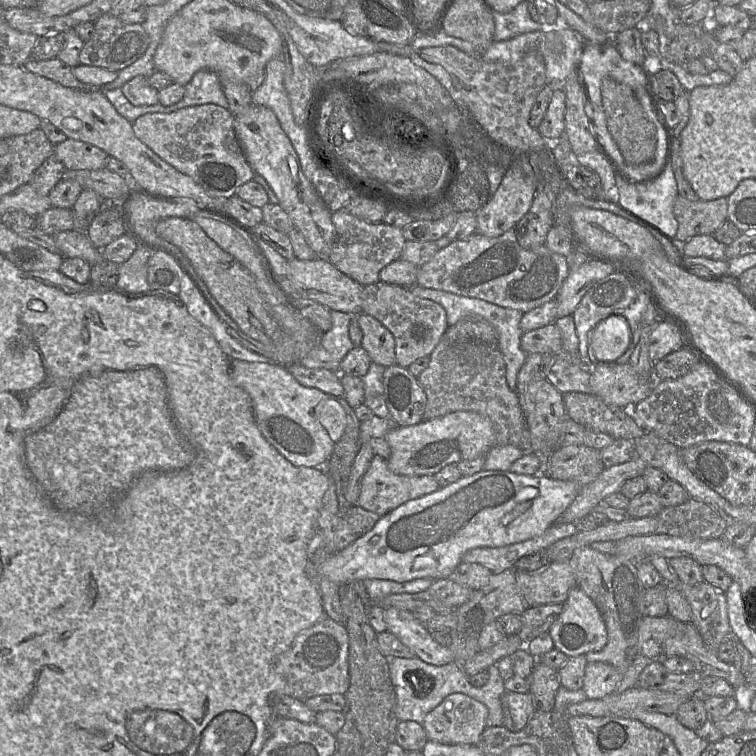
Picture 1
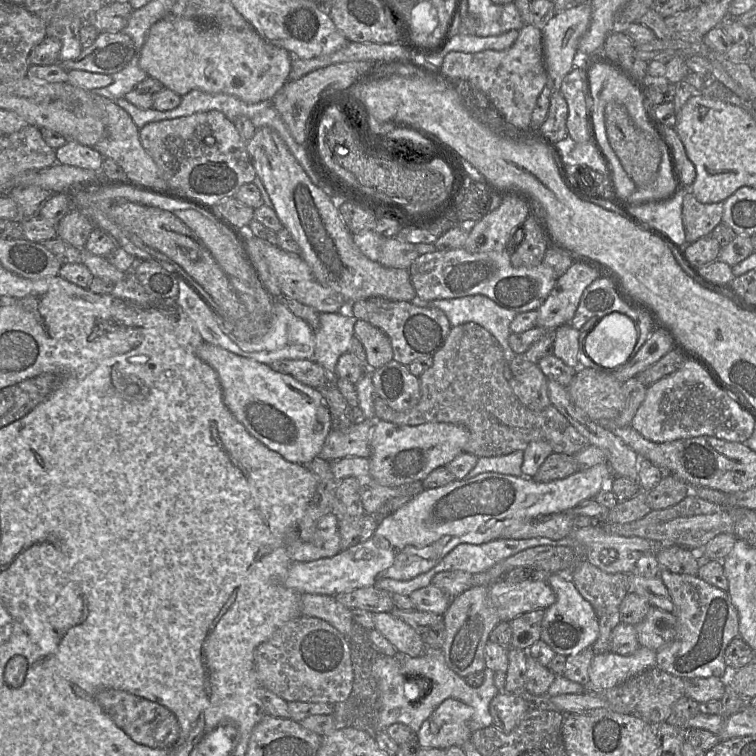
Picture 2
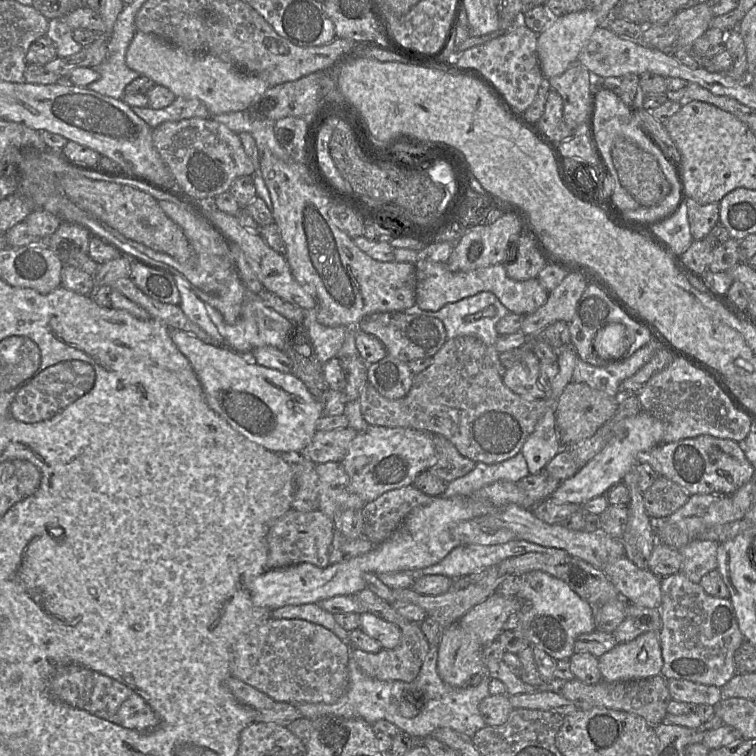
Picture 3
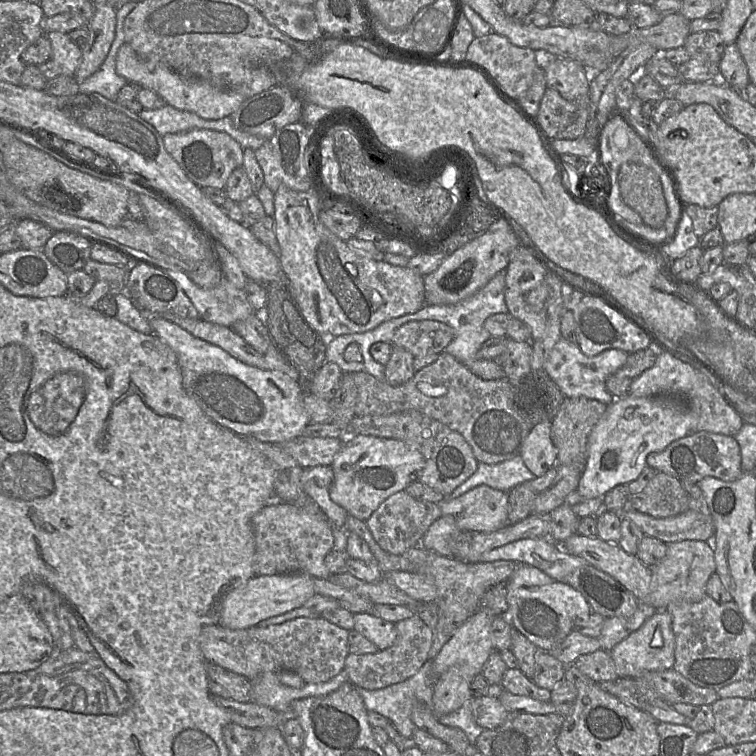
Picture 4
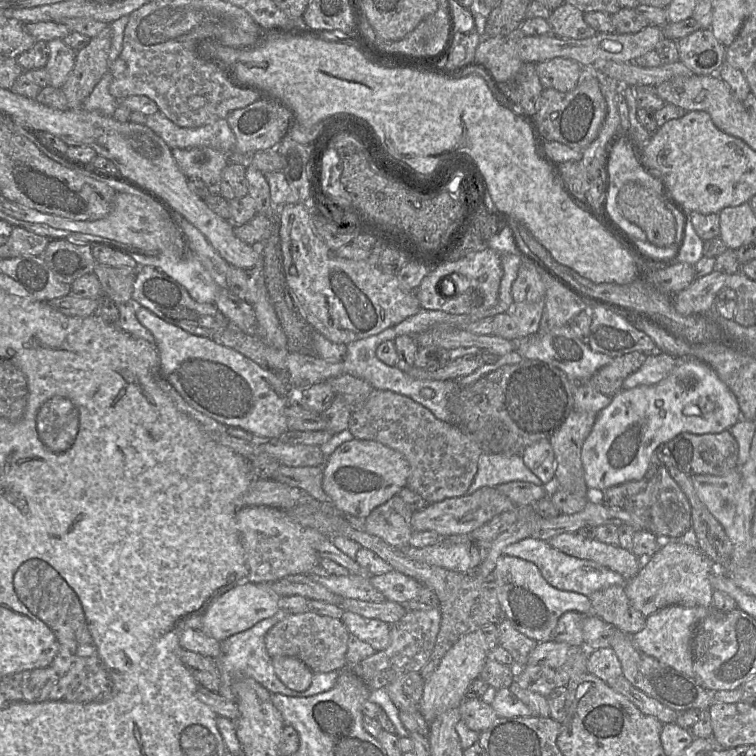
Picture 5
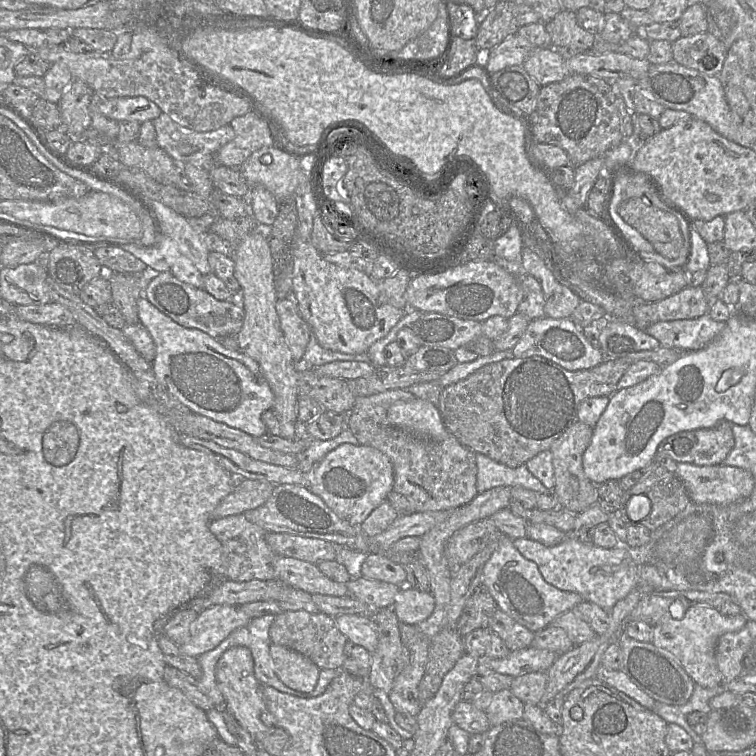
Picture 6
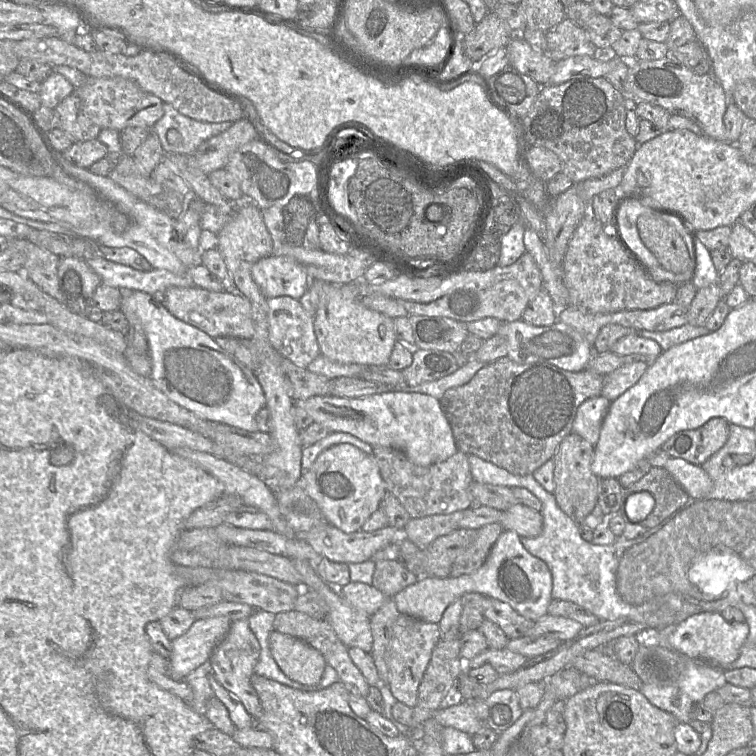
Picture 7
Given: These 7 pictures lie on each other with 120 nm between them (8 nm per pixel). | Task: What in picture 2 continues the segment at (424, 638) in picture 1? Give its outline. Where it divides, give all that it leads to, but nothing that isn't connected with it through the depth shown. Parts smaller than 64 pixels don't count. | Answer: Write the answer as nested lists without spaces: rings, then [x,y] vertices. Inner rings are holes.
[[[391,612],[373,613],[378,630],[401,654],[418,657],[426,650],[422,635]]]

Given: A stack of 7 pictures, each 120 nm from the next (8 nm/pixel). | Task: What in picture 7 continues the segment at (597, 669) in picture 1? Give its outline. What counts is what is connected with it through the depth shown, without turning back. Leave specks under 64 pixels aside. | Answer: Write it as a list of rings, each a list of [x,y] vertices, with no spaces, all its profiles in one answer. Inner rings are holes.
[[[701,612],[680,622],[669,636],[668,644],[686,658],[705,661],[726,671],[729,670],[728,666],[738,659],[748,635],[749,626],[746,622],[730,624],[720,613]]]

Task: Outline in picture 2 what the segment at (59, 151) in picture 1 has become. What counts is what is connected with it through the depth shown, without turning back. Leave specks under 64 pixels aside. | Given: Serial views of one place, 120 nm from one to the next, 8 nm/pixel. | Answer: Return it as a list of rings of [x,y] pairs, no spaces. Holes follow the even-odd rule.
[[[68,140],[66,144],[55,150],[58,163],[76,166],[83,169],[101,171],[104,157],[93,147]]]

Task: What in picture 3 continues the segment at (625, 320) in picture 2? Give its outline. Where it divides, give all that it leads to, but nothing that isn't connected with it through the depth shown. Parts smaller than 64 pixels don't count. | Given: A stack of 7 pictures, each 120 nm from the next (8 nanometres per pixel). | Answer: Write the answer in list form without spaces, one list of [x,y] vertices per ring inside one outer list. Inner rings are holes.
[[[609,323],[595,335],[593,348],[597,355],[607,361],[617,361],[629,348],[626,328],[621,323]]]

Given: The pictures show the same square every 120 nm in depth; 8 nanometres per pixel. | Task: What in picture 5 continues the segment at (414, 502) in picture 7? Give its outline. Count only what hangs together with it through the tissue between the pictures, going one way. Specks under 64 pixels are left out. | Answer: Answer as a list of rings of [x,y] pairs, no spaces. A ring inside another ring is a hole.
[[[374,389],[362,408],[351,413],[348,430],[356,439],[376,441],[400,452],[410,466],[406,487],[429,504],[466,495],[483,452],[456,424],[438,419],[418,402],[389,390]]]

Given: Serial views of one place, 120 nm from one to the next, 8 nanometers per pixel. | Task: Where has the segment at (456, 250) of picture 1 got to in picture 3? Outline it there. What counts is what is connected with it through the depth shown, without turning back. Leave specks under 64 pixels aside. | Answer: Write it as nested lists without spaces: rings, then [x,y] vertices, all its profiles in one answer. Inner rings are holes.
[[[418,260],[416,269],[416,306],[422,310],[437,311],[449,303],[473,296],[481,291],[495,294],[510,312],[527,315],[535,312],[548,299],[548,292],[538,278],[518,281],[510,278],[504,264],[496,264],[470,271],[454,272],[446,263]]]

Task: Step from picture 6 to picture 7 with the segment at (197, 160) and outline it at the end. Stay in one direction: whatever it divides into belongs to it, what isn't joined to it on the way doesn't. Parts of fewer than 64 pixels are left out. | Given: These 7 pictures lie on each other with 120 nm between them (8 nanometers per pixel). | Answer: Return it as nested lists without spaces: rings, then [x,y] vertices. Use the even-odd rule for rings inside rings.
[[[164,103],[164,115],[153,130],[157,134],[164,154],[194,155],[207,139],[228,130],[234,122],[209,123],[194,120],[178,112],[171,104]]]

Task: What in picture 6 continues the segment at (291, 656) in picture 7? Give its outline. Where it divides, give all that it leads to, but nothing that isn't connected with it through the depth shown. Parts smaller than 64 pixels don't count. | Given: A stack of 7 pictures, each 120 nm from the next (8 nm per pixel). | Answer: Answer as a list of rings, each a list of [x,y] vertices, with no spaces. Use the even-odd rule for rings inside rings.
[[[271,643],[270,654],[279,679],[289,688],[303,693],[312,692],[321,669],[303,654]]]

